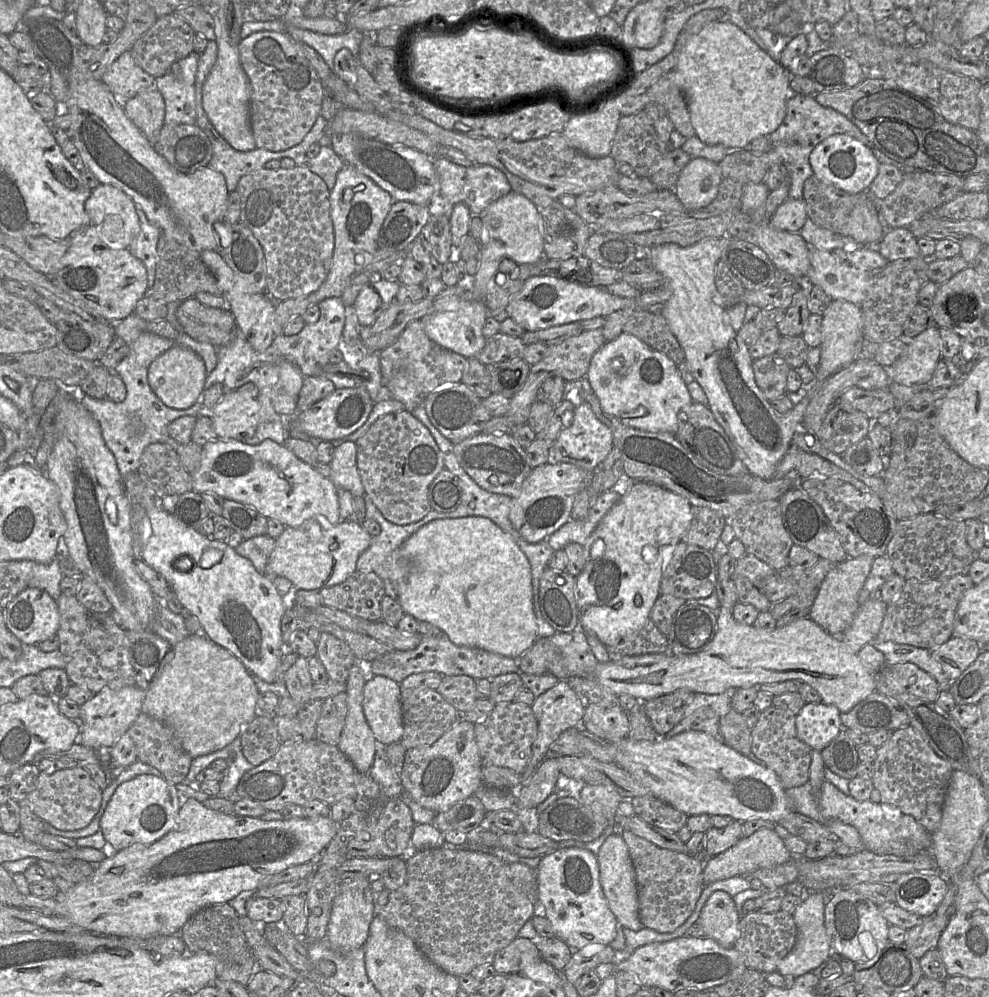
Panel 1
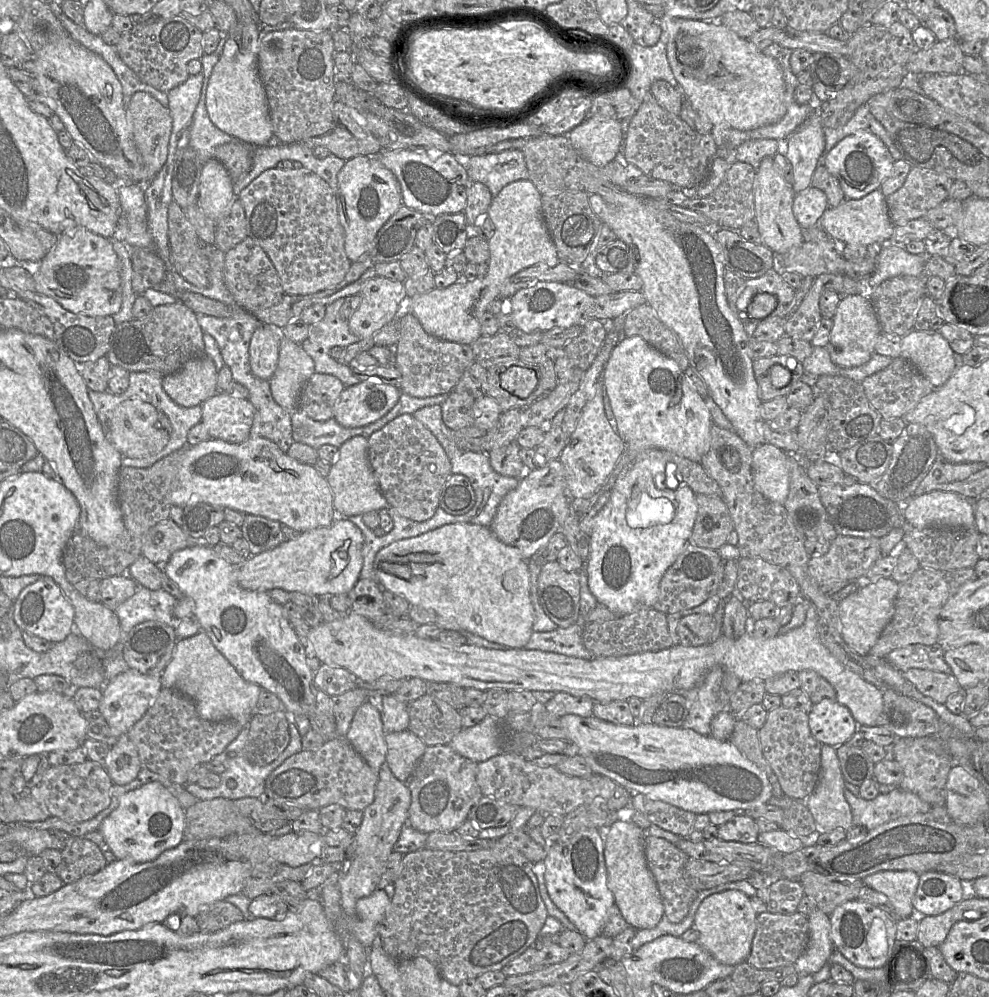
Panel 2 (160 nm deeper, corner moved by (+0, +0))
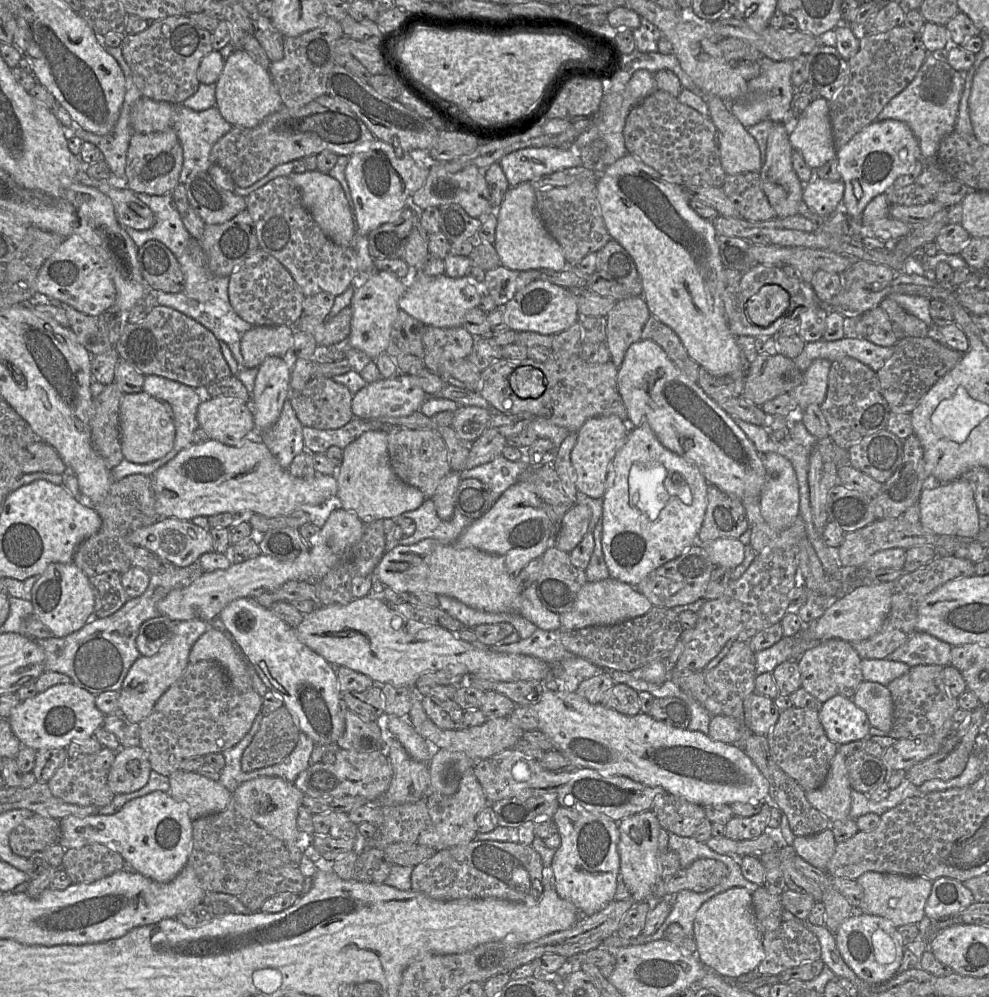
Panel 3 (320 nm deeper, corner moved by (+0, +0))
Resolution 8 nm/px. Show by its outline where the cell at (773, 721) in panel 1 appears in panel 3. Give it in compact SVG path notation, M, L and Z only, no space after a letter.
M794 706L781 711L775 725L765 737L777 765L805 792L817 789L824 783L838 745L825 734L818 711Z

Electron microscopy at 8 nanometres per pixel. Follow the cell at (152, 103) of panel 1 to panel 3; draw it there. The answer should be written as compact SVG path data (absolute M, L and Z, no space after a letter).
M173 127L148 134L134 132L130 139L126 160L125 172L128 187L135 193L149 195L171 194L180 182L183 163L183 149Z

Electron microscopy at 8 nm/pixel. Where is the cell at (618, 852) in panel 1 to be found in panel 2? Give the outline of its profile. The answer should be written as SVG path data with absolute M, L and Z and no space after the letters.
M616 820L610 827L599 829L604 840L604 860L608 888L629 926L637 930L654 928L664 916L664 907L656 881L644 853L644 830L631 820Z

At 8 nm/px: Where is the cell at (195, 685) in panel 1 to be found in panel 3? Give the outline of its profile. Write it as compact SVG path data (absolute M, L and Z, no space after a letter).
M212 625L192 646L189 663L202 660L217 661L225 670L229 684L238 692L252 689L252 680L243 655L232 638Z

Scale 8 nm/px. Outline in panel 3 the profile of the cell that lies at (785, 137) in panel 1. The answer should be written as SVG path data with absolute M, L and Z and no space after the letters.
M928 53L915 78L878 114L878 121L894 119L909 125L919 142L920 161L923 163L928 158L935 158L941 140L955 130L964 73L953 69L944 54Z

